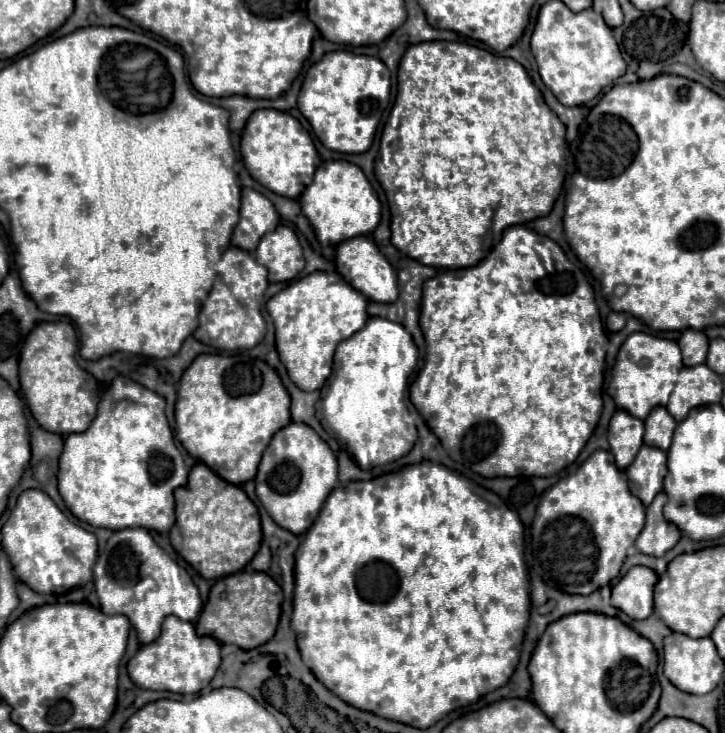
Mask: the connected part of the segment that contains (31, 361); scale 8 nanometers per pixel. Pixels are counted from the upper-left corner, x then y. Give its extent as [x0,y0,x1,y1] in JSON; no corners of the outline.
[19,322,99,436]

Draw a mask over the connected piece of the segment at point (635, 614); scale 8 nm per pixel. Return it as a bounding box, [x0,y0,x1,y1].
[611,566,657,620]

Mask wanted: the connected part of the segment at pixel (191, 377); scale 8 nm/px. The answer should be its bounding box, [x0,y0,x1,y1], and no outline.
[175,354,291,486]

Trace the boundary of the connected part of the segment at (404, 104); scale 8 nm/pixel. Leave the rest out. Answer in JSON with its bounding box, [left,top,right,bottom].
[375,40,568,268]

